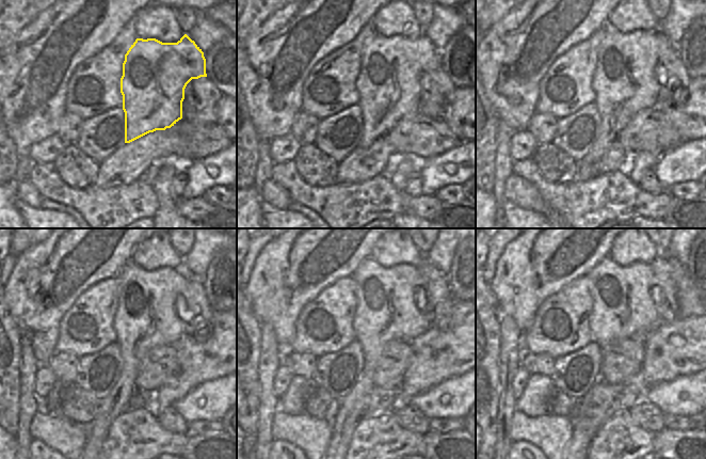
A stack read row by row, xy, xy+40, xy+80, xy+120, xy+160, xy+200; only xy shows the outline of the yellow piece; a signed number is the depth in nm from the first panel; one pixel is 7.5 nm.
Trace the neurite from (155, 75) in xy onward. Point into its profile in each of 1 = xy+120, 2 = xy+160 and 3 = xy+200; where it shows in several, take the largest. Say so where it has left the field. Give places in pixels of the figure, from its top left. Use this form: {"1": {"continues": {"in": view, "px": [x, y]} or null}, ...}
{"1": {"continues": {"in": "xy+120", "px": [146, 317]}}, "2": {"continues": {"in": "xy+160", "px": [386, 310]}}, "3": {"continues": {"in": "xy+200", "px": [624, 306]}}}

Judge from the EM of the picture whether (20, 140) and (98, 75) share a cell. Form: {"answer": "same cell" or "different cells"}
{"answer": "different cells"}

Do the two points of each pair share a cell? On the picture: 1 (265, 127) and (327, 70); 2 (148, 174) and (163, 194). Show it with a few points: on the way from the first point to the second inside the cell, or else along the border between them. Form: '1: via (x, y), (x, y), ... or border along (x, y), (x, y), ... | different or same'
1: border along (310, 70), (302, 86), (301, 110) | different
2: border along (174, 165), (165, 165), (151, 183) | different

